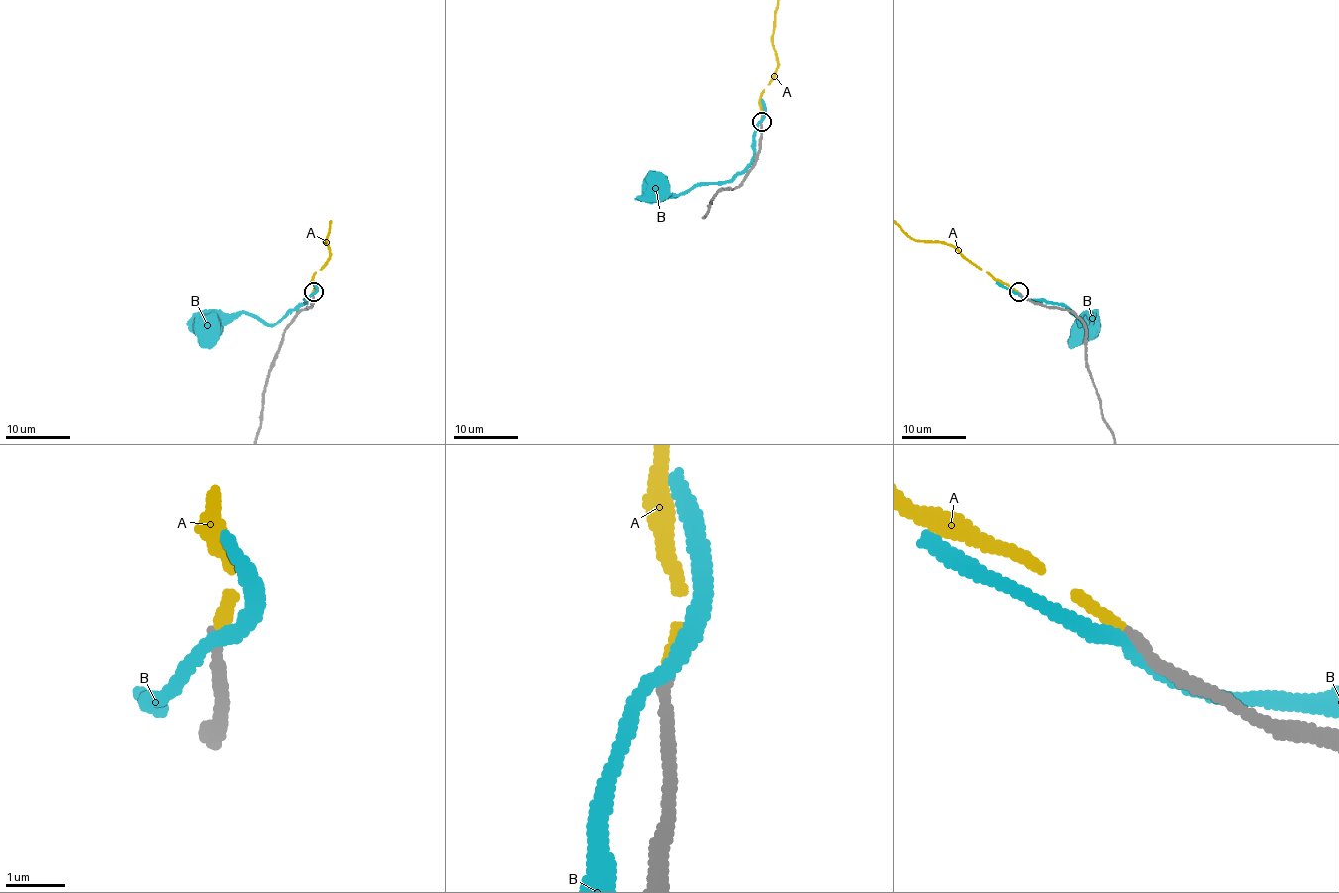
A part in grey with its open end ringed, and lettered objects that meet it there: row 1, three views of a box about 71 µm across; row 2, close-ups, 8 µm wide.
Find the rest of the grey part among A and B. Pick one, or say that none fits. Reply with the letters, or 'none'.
A

